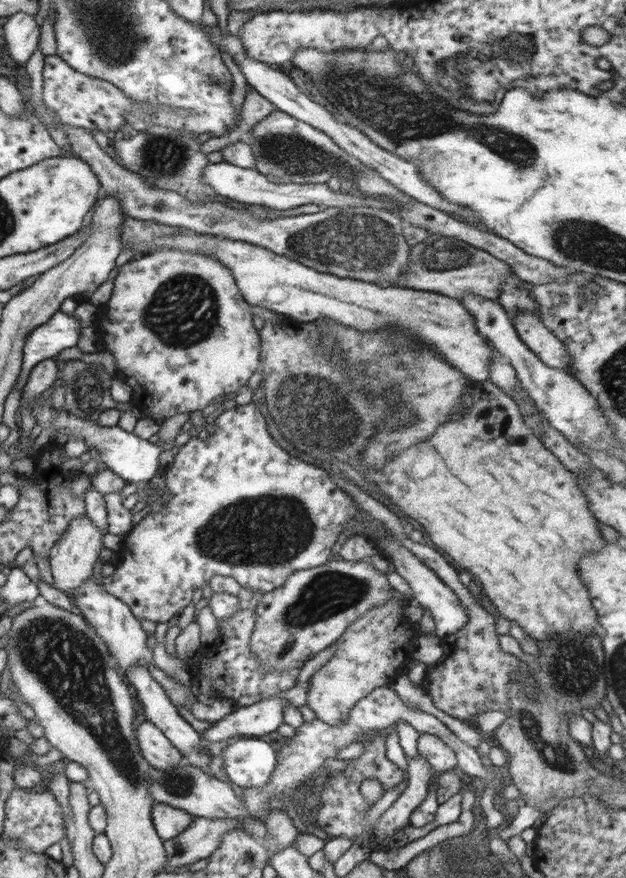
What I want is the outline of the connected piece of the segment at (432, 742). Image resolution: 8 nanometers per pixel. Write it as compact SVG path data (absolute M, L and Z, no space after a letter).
M419 733L416 740L418 754L430 764L433 772L442 774L457 766L457 755L438 736Z

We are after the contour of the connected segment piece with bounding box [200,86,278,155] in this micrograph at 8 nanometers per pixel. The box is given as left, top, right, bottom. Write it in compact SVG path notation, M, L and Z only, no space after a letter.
M248 86L243 107L240 110L239 123L224 136L214 136L203 142L200 151L205 155L220 150L229 144L244 140L248 133L263 118L270 116L274 111L278 110L272 102L264 98L257 90Z

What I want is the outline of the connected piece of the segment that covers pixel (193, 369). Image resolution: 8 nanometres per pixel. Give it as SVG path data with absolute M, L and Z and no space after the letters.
M175 249L162 250L148 254L142 258L133 259L124 264L114 278L114 290L110 300L101 307L96 317L96 329L101 338L101 349L110 350L116 360L116 376L118 380L131 385L134 394L131 396L131 404L142 411L149 410L152 418L163 421L177 414L191 413L194 410L206 408L214 398L222 394L237 394L238 390L250 380L250 376L258 368L258 358L261 353L261 340L256 334L256 328L252 324L252 312L250 304L236 286L234 274L224 267L218 259L200 255L200 252L186 252Z

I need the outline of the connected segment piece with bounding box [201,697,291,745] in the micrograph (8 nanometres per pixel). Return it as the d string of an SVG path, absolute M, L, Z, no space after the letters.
M272 697L246 707L236 708L228 717L214 722L202 732L201 740L207 742L232 742L238 737L263 737L284 724L284 708L291 705L286 699Z

